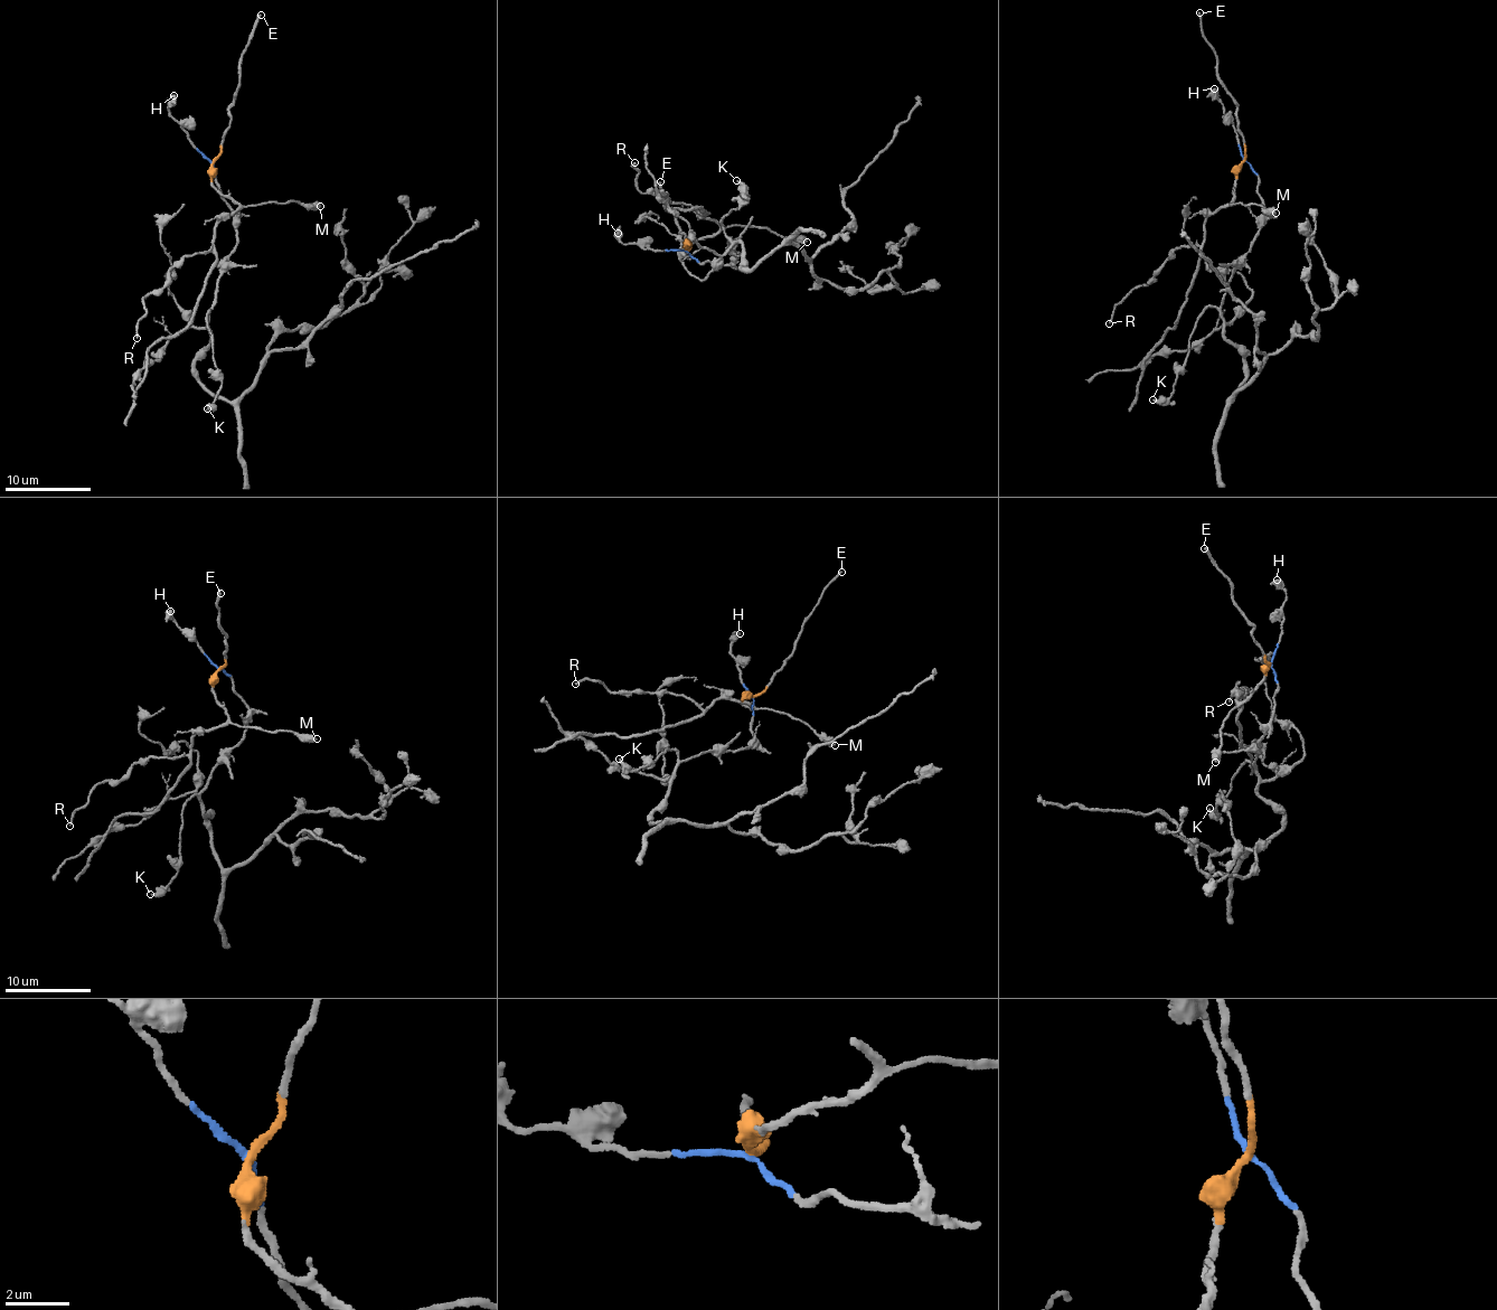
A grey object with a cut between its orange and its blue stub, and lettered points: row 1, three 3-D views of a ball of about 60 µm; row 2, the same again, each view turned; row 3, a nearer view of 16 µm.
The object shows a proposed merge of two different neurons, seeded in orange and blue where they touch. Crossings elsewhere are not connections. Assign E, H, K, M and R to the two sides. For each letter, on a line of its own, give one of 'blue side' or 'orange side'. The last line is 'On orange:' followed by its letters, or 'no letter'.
E: orange side
H: blue side
K: blue side
M: orange side
R: orange side
On orange: E, M, R

